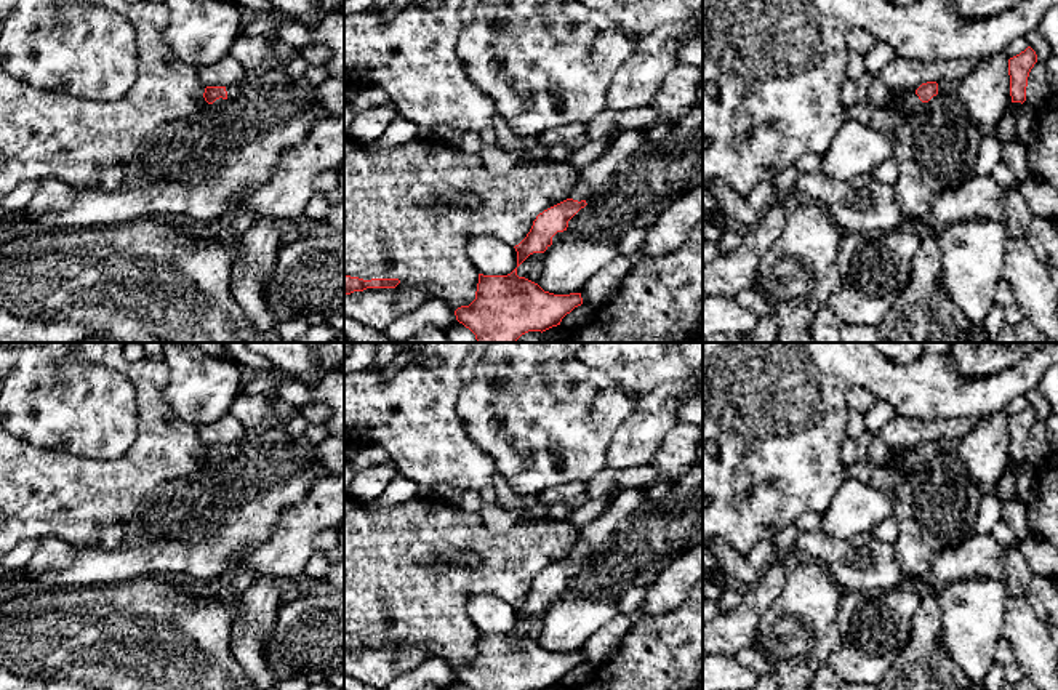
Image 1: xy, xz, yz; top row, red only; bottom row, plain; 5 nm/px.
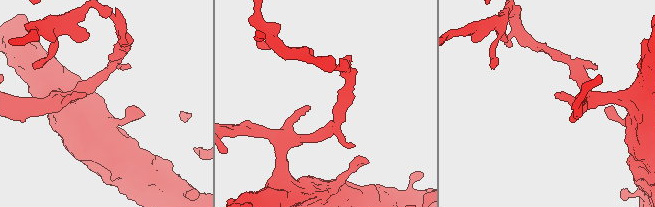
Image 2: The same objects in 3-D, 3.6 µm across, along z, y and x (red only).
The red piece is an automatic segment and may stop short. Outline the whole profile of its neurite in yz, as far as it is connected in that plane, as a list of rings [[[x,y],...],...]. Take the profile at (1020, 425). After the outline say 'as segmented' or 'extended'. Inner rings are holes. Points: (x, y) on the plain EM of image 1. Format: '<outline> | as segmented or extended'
[[[1031,405],[1008,418],[1012,461],[1026,459],[1028,435],[1036,421],[1037,413]]] | as segmented

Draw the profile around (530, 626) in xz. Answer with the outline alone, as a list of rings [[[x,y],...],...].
[[[533,612],[517,626],[517,634],[525,636],[536,642],[541,628],[543,628],[543,612]]]

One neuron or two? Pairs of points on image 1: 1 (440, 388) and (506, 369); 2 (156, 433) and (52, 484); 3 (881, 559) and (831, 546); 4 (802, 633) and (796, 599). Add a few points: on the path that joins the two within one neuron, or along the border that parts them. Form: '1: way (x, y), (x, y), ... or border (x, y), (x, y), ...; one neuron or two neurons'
1: border (460, 386), (456, 413), (463, 423); two neurons
2: way (135, 460), (111, 484), (79, 484); one neuron
3: way (871, 567), (857, 559), (844, 557); one neuron
4: way (802, 625), (802, 607); one neuron

